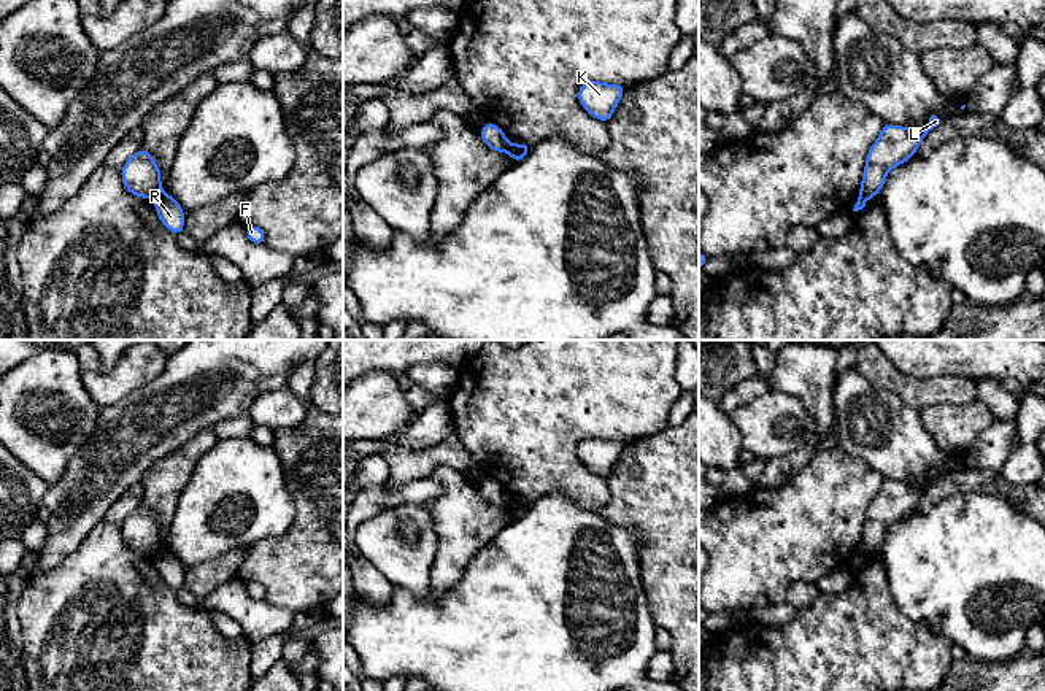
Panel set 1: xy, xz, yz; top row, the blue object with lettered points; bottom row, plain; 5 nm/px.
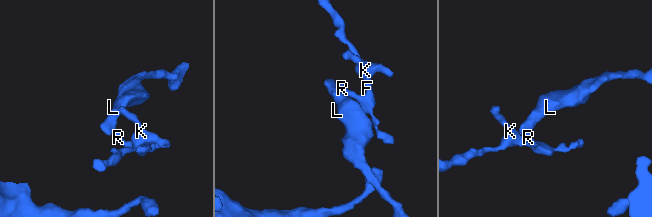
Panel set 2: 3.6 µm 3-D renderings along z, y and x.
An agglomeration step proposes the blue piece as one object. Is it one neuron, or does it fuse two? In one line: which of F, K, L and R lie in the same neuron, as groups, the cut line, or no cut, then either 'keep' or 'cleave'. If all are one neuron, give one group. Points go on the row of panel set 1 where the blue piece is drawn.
F K R / L | xz (513, 146), (510, 154) | cleave

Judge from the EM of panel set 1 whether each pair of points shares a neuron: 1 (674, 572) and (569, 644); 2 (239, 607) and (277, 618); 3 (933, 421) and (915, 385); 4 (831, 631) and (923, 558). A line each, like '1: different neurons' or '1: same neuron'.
1: different neurons
2: same neuron
3: different neurons
4: different neurons

